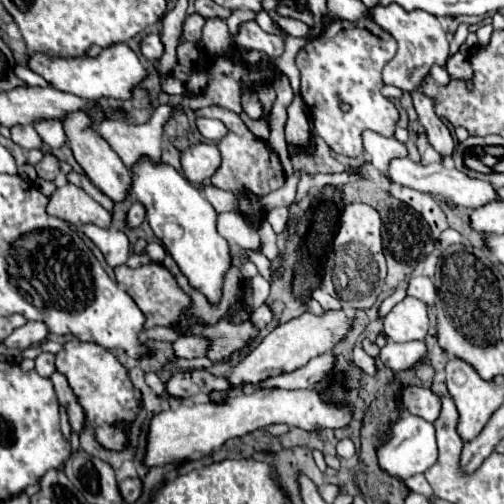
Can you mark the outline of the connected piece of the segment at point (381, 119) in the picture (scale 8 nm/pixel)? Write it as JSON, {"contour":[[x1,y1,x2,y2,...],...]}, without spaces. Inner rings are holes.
{"contour":[[367,14,357,22,331,22,323,32,305,44,297,54,297,68,301,72,301,98,305,100,315,132,327,142,327,146,343,156,357,158,365,152,361,134,373,130,383,136,393,136,399,112,395,104,381,94,383,80,381,68,395,56,397,40,381,30],[341,102,349,104,349,110,341,110]]}

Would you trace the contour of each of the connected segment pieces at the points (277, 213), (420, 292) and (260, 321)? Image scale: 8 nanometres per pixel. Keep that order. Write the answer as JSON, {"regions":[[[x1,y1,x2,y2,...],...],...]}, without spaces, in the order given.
{"regions":[[[275,208,268,213,266,219,271,224,274,232,276,234,280,234,286,227,286,222,288,220,288,208]],[[413,274,405,280,407,284,407,294,419,298,421,302,425,302,427,306,433,306,435,304,435,298,437,298,437,288,433,286,433,282,423,276,423,274]],[[259,306,253,314,251,314,251,322,259,328,259,330,263,330,269,322,273,320,273,312,271,312,271,308,269,306]]]}

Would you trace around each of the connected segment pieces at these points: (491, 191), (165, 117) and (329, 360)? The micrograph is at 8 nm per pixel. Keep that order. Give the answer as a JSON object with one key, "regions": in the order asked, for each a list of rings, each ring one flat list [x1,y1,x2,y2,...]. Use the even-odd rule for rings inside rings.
{"regions":[[[395,158,389,164,389,178,395,180,395,182,399,182,399,184,403,184,403,186,415,188,419,192,437,194,437,196,445,198,447,202,451,202,455,206,463,206,463,208,481,208,481,206,489,204,491,200,501,198,491,182,469,178,467,174,463,174,457,168,445,168,443,162,433,162,433,164,425,166,425,164,413,162,411,158]],[[161,104,154,111,147,124,129,124,122,119,106,119,98,125,100,135,105,142,123,160,123,164,131,170,133,164,147,156,153,162,161,162,161,143,164,126,173,116,173,108,169,104]],[[325,352,313,360,309,360,303,368,289,372,289,374,281,374,275,378,267,378,265,382,261,382,259,386,267,386,267,388,285,388,285,390,299,390,299,388,313,388,317,382,321,382,321,378,327,378,329,372,333,370,337,358,333,352]]]}

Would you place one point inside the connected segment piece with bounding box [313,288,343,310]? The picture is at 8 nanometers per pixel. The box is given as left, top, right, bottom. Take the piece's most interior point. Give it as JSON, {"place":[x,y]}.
{"place":[326,300]}

